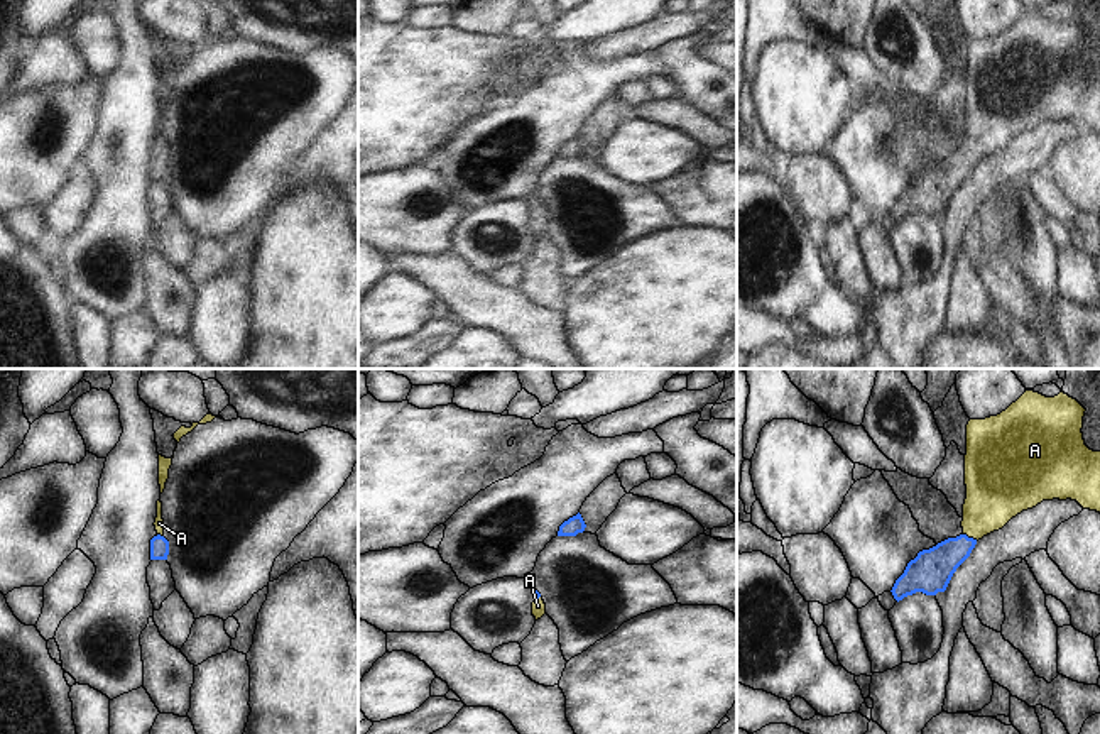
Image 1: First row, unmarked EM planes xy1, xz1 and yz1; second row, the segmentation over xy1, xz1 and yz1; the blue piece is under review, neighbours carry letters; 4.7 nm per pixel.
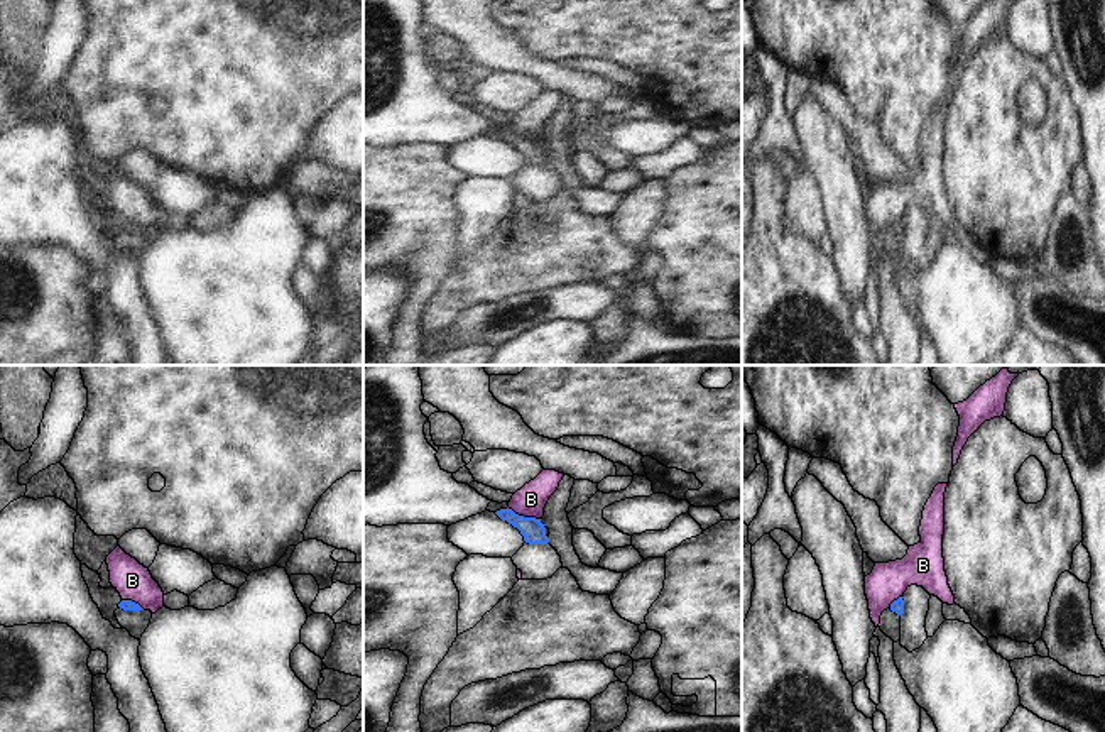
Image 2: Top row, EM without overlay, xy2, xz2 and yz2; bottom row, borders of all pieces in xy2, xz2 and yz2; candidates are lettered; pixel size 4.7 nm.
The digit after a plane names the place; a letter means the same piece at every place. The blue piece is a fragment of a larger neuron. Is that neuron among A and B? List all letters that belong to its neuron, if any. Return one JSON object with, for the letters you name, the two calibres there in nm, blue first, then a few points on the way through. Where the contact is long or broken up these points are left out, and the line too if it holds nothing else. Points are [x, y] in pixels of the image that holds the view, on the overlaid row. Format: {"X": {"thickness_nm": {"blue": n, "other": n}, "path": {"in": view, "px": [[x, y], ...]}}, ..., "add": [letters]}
{"A": {"thickness_nm": {"blue": 200, "other": 280}, "path": {"in": "yz1", "px": [[930, 572], [970, 538], [996, 492]]}}, "add": ["A"]}

